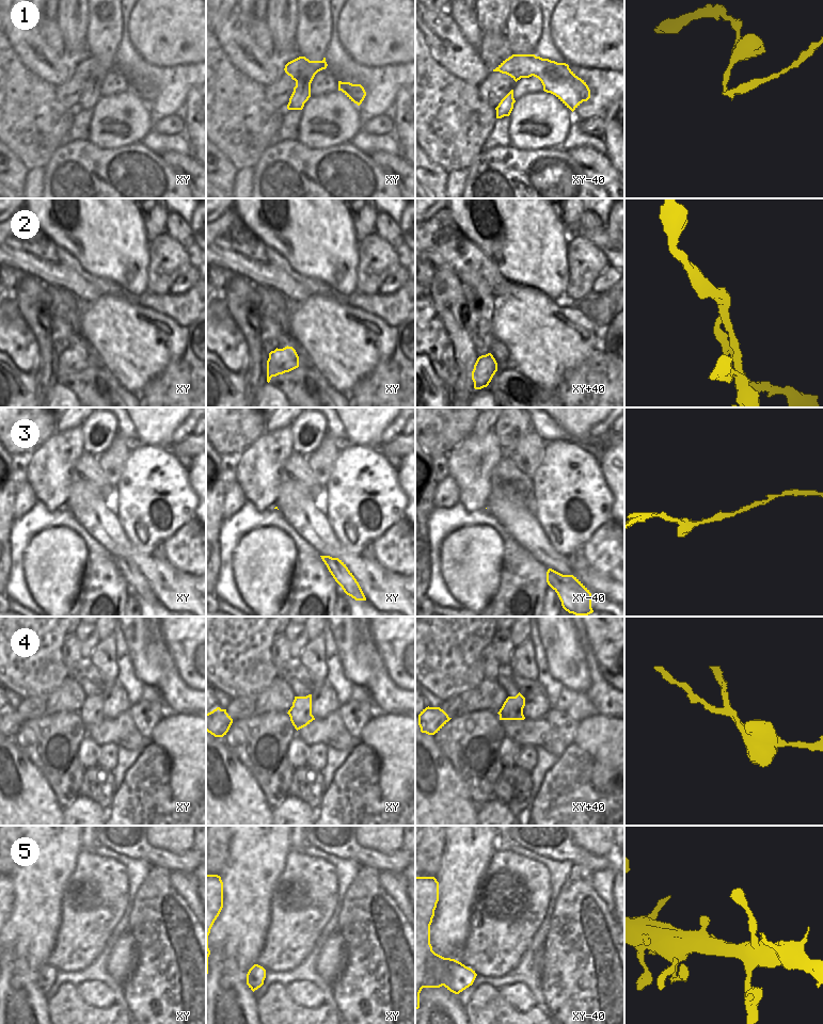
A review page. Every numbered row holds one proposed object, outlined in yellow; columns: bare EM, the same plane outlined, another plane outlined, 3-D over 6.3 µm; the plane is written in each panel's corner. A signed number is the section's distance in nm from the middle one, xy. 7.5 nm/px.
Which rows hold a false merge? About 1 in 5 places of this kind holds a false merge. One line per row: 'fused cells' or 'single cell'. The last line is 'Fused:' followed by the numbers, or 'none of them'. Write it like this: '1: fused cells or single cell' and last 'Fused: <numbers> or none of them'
1: fused cells
2: single cell
3: single cell
4: single cell
5: single cell
Fused: 1

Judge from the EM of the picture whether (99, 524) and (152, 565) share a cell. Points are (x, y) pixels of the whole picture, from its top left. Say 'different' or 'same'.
same

